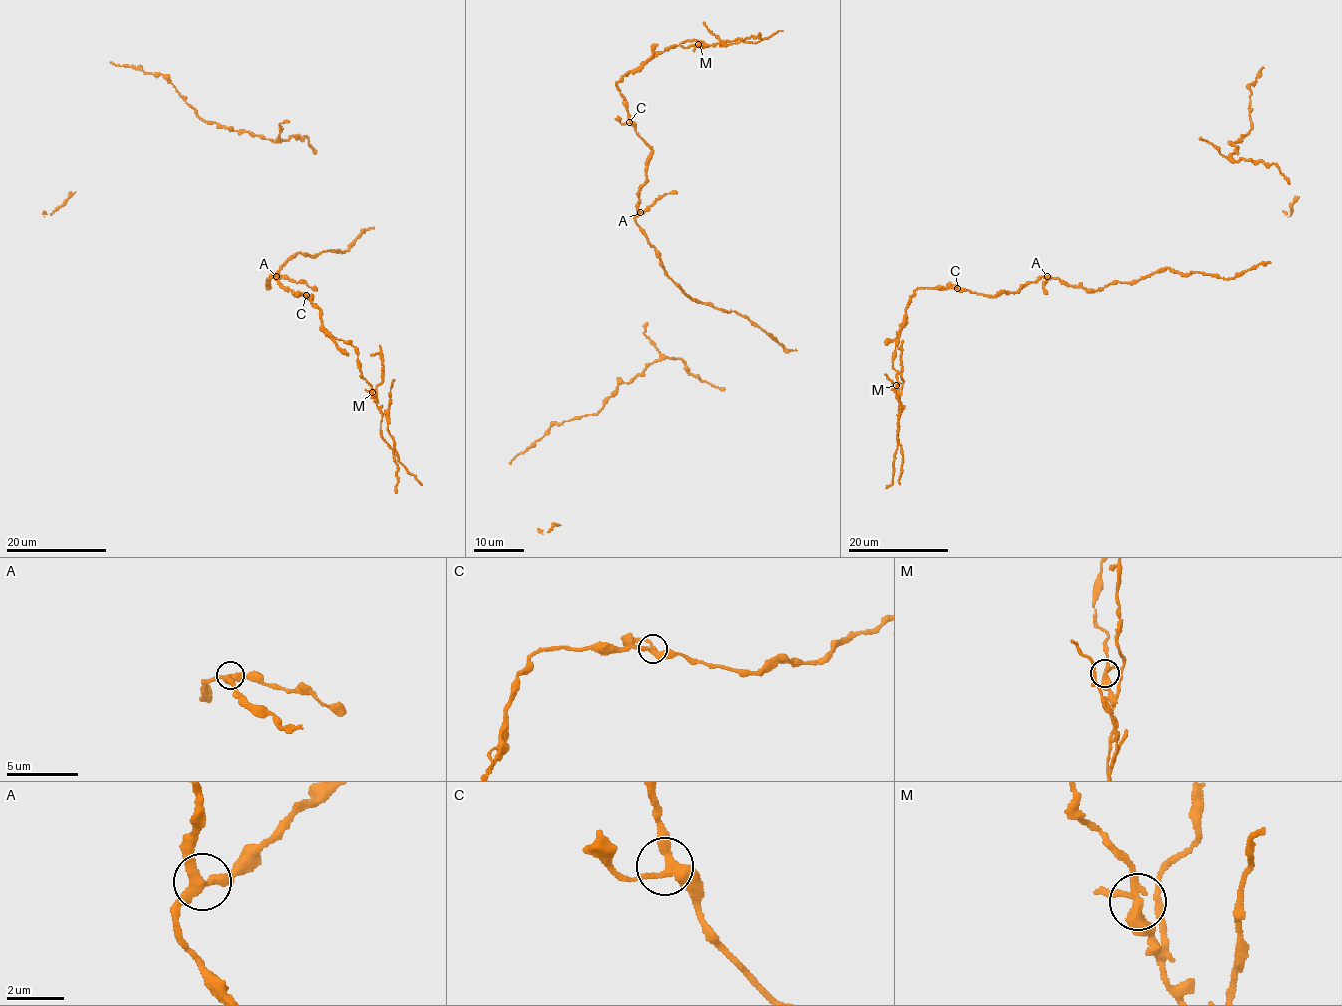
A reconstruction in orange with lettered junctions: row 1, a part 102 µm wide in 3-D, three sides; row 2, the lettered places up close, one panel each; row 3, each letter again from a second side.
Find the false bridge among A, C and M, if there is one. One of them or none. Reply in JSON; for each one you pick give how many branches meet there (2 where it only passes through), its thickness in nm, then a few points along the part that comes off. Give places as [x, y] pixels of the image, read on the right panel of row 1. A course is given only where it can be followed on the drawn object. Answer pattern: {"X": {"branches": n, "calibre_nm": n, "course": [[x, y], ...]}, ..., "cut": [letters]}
{"M": {"branches": 3, "calibre_nm": 320, "course": [[896, 385], [901, 410], [897, 435], [903, 458], [900, 484]]}, "cut": ["M"]}

